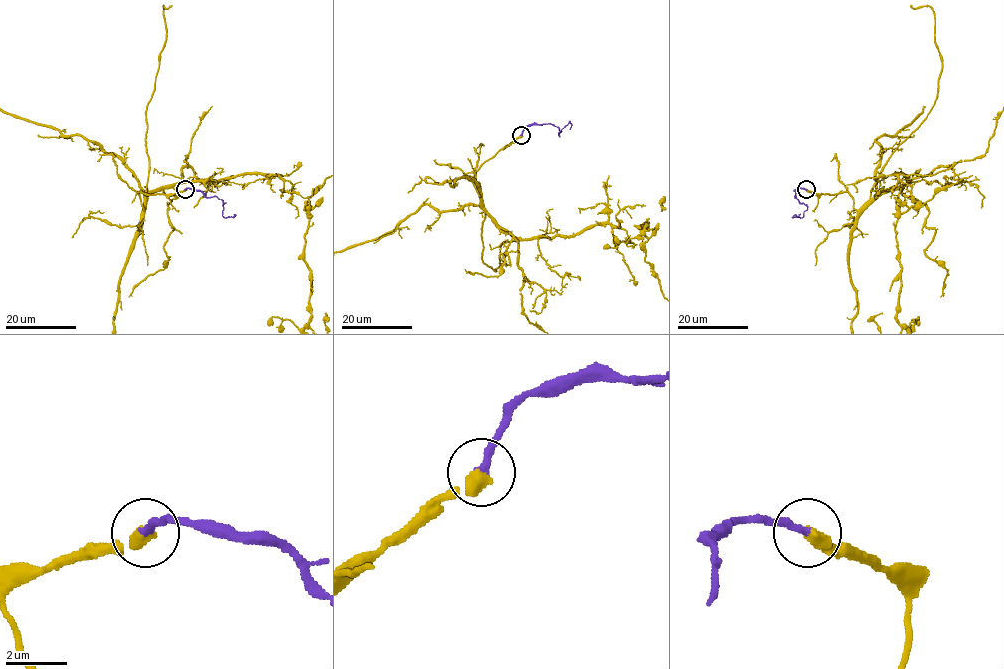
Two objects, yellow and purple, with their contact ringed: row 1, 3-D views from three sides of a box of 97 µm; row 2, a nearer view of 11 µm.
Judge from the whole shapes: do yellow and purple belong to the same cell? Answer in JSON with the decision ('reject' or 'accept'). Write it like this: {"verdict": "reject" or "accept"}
{"verdict": "accept"}

